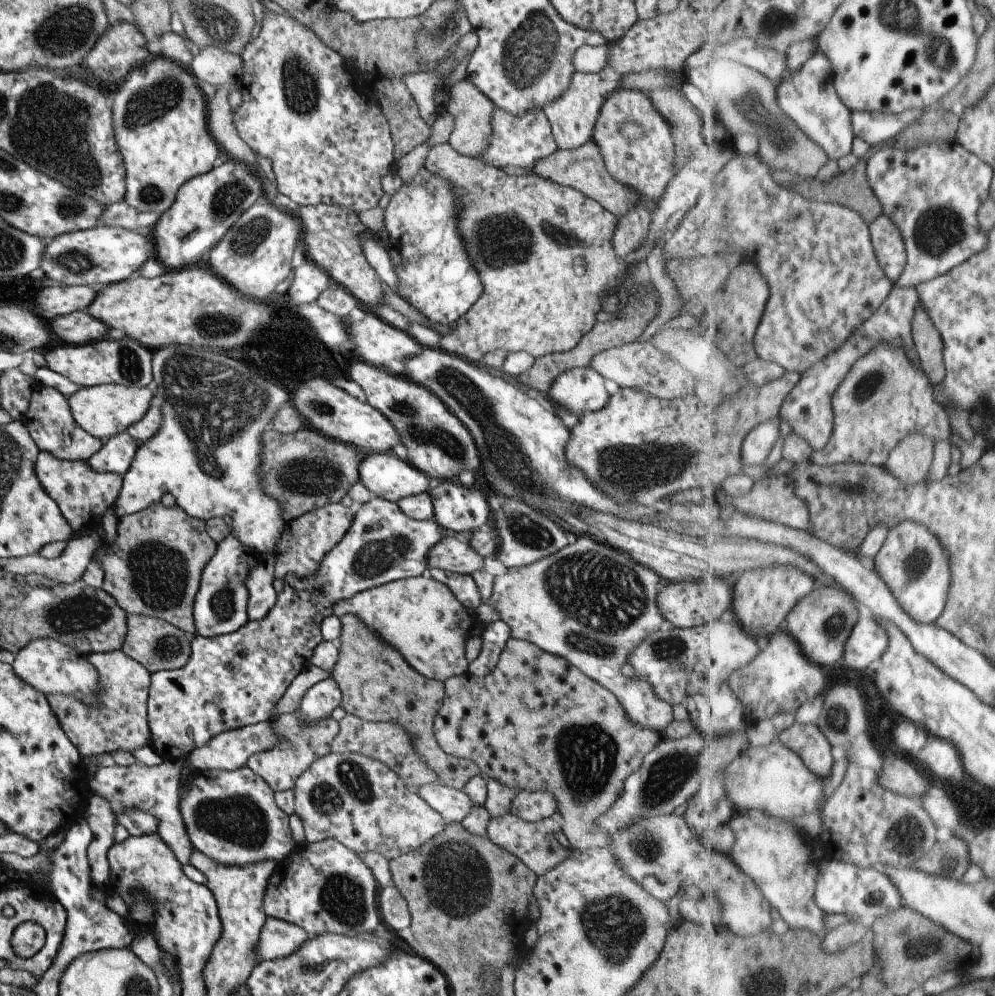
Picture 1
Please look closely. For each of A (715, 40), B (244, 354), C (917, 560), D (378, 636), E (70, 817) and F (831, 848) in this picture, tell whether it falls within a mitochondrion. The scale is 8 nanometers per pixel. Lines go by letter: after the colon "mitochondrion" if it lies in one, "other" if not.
A: other
B: mitochondrion
C: mitochondrion
D: other
E: other
F: other

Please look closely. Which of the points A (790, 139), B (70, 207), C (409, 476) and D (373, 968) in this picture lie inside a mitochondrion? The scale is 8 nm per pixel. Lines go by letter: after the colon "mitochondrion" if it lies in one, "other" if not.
A: mitochondrion
B: mitochondrion
C: other
D: other

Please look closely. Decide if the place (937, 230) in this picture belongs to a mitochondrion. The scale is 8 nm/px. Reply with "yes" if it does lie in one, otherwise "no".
yes

